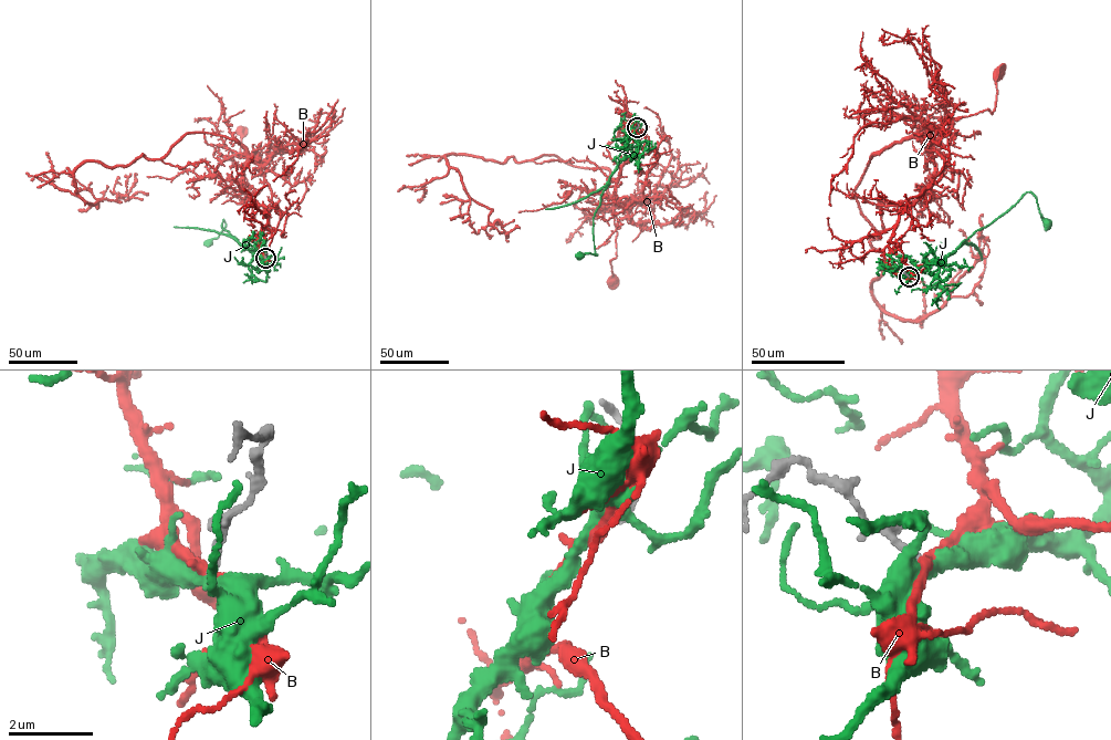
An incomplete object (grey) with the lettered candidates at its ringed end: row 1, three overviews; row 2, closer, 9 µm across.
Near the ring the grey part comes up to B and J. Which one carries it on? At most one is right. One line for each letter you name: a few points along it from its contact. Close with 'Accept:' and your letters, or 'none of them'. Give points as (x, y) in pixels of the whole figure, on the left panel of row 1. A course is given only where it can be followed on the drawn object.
J: via (265, 258), (255, 256), (252, 259), (252, 252), (221, 228), (223, 219), (224, 227), (209, 243)
Accept: J

